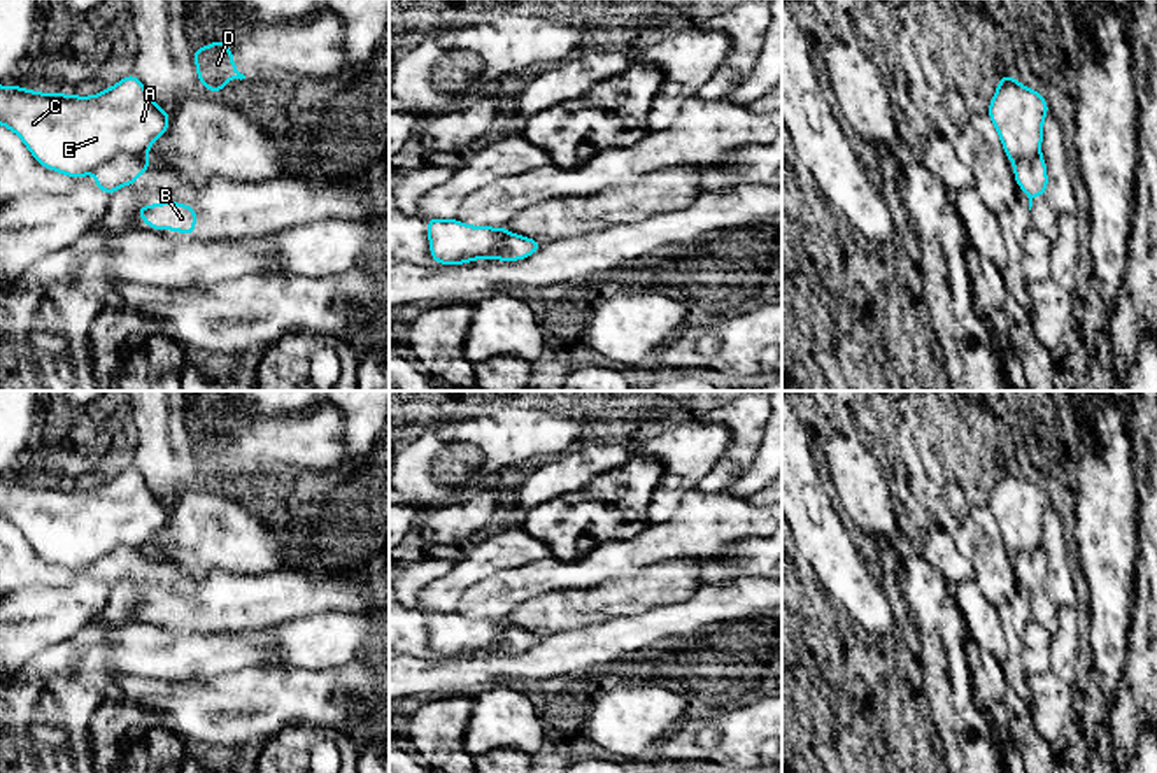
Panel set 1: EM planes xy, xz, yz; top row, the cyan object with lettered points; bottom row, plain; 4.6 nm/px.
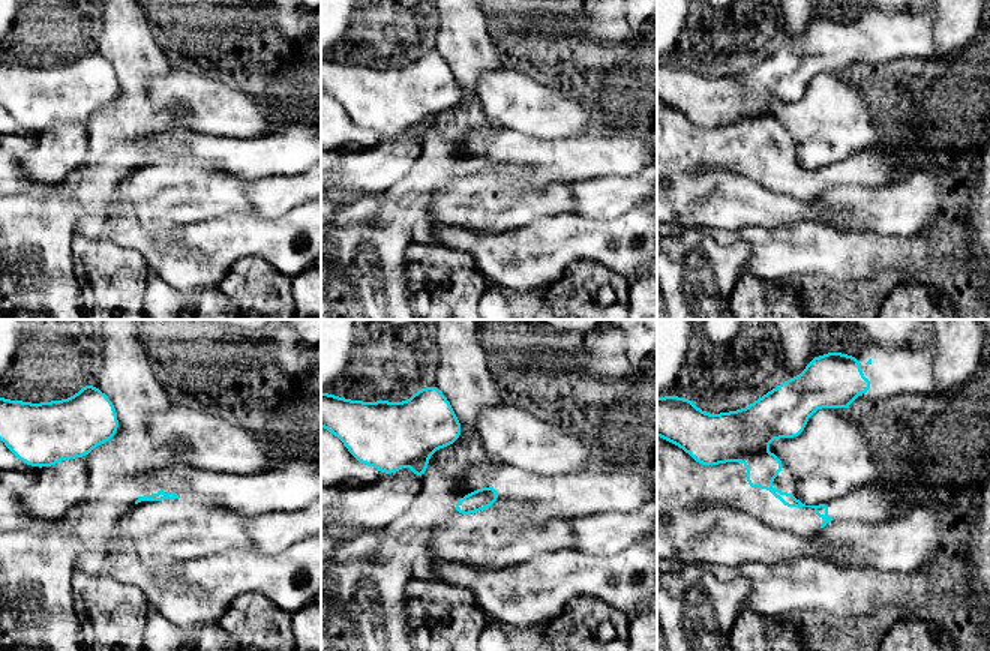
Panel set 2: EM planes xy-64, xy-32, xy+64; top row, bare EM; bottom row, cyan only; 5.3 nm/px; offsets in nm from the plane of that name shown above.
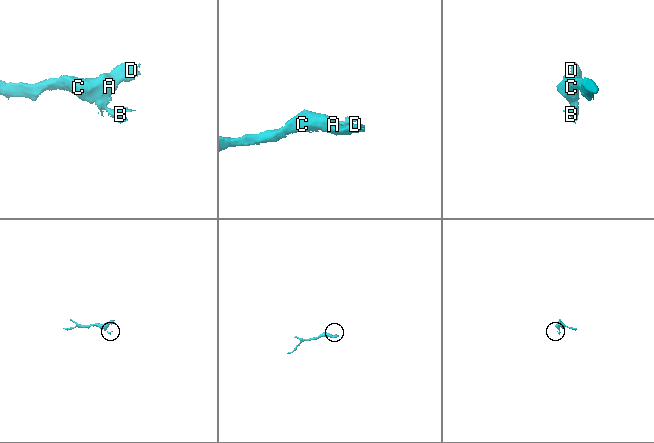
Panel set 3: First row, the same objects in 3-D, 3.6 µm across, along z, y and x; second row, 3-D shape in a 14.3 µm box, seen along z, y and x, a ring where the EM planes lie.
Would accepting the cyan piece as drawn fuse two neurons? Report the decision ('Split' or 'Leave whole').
Split

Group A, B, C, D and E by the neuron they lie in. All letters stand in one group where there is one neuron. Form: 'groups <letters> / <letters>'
groups A C D E / B

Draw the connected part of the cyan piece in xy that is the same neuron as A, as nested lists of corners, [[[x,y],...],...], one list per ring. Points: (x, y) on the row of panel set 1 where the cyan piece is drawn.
[[[133,72],[91,96],[0,84],[0,124],[23,140],[40,167],[72,179],[117,154],[146,154],[170,119]]]

